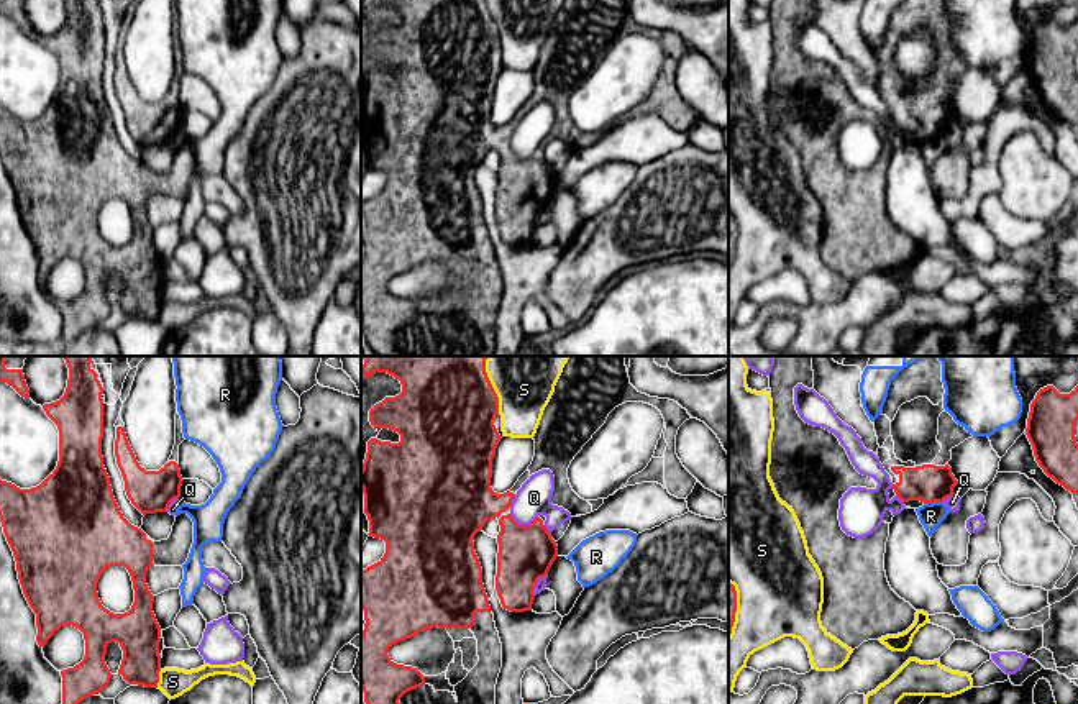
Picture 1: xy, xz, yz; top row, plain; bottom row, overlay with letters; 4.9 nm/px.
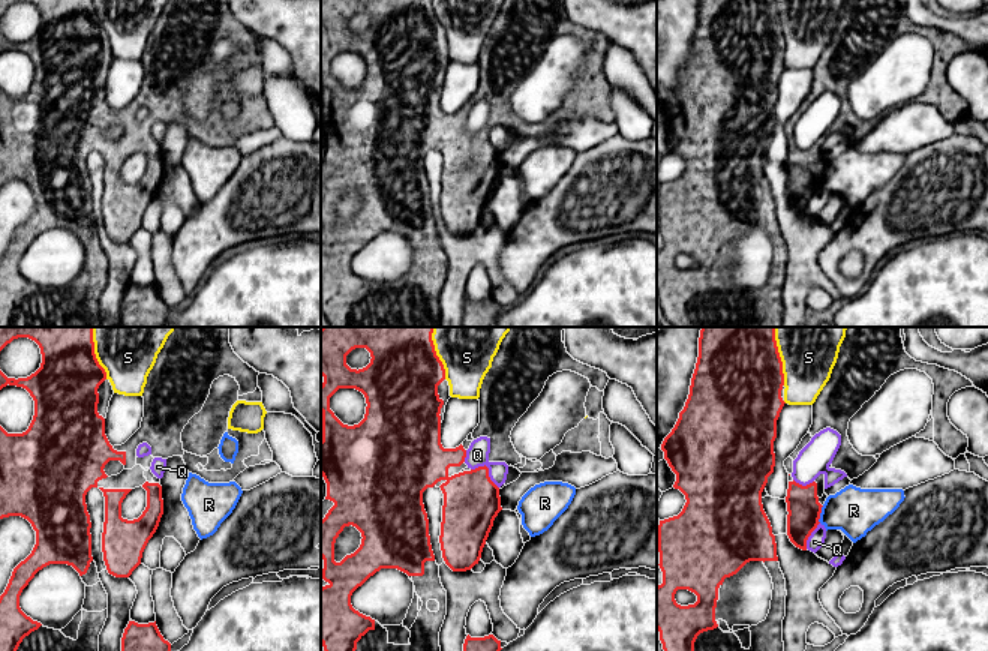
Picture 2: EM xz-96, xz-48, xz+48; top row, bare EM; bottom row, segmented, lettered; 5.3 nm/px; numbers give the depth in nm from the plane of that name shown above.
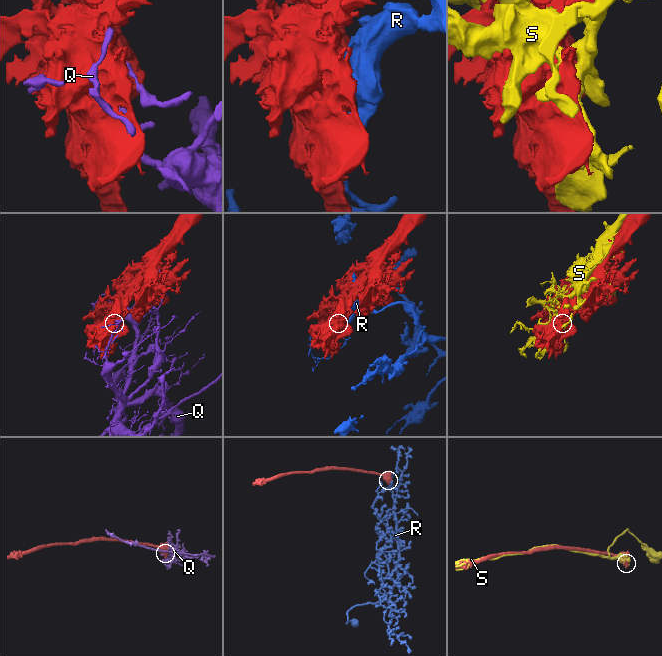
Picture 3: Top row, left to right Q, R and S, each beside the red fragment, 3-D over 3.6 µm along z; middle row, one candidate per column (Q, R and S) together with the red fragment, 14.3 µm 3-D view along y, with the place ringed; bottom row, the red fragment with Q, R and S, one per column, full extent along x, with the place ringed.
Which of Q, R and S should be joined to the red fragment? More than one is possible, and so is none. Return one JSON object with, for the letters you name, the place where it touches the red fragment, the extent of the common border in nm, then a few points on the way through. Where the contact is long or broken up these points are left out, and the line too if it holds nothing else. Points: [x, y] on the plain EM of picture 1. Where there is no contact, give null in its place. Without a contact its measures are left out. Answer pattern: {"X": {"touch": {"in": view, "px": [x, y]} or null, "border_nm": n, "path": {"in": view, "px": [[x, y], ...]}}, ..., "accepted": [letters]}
{"accepted": []}

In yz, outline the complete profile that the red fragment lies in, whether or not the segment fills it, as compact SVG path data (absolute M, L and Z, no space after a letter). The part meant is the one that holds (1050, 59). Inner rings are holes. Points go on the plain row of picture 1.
M1047 18L1032 33L1025 61L1039 98L1071 126L1078 126L1076 53L1078 18L1070 26Z

